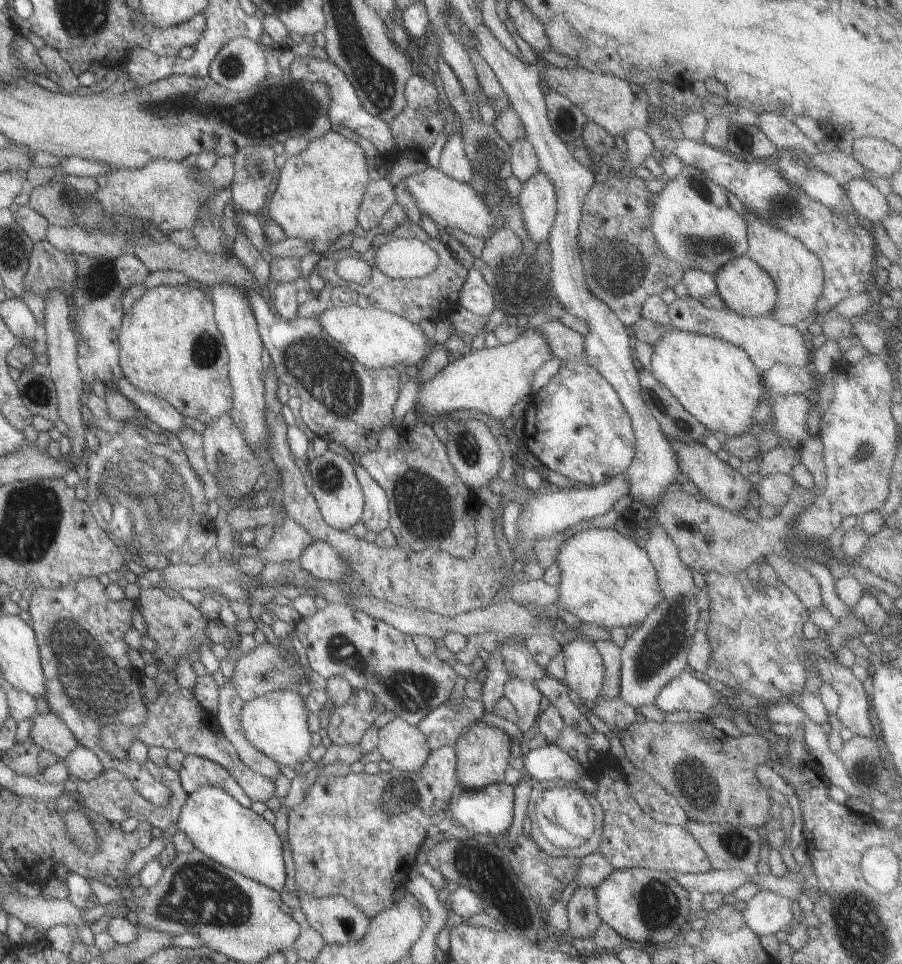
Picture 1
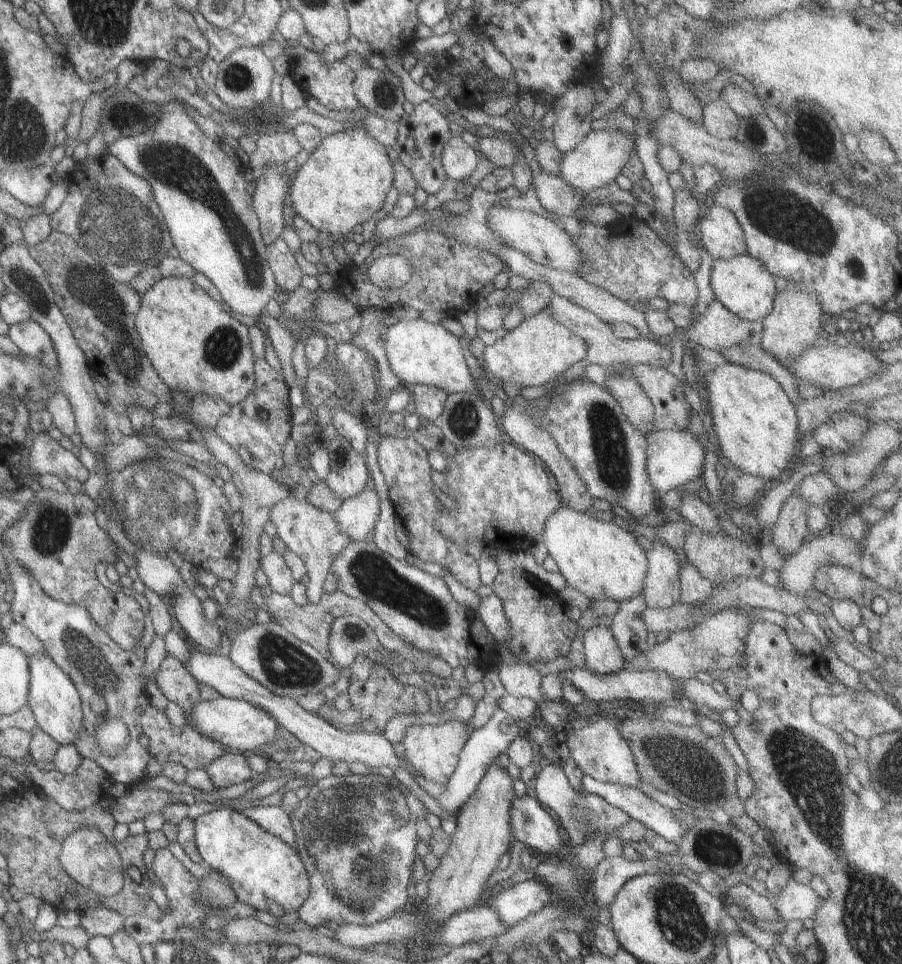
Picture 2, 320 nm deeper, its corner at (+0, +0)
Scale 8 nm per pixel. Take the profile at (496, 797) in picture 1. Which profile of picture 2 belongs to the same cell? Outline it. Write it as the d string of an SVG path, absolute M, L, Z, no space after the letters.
M528 795L511 799L508 821L511 838L523 842L525 848L531 846L542 854L558 858L567 850L561 846L561 826Z

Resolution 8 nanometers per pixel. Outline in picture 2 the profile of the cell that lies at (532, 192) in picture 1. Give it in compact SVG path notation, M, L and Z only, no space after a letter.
M591 129L573 150L560 158L559 174L568 185L583 194L613 182L634 152L634 138L619 129Z

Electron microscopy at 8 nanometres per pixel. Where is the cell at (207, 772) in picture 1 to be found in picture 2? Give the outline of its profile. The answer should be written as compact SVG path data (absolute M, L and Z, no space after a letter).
M227 751L210 762L204 769L216 788L225 788L247 780L251 774L246 755Z

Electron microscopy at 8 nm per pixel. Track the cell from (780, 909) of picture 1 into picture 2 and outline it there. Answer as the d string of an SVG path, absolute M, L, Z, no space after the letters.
M790 876L783 890L773 899L772 905L779 915L779 919L787 922L788 920L801 920L812 918L815 911L822 904L823 898L809 887L796 881Z

